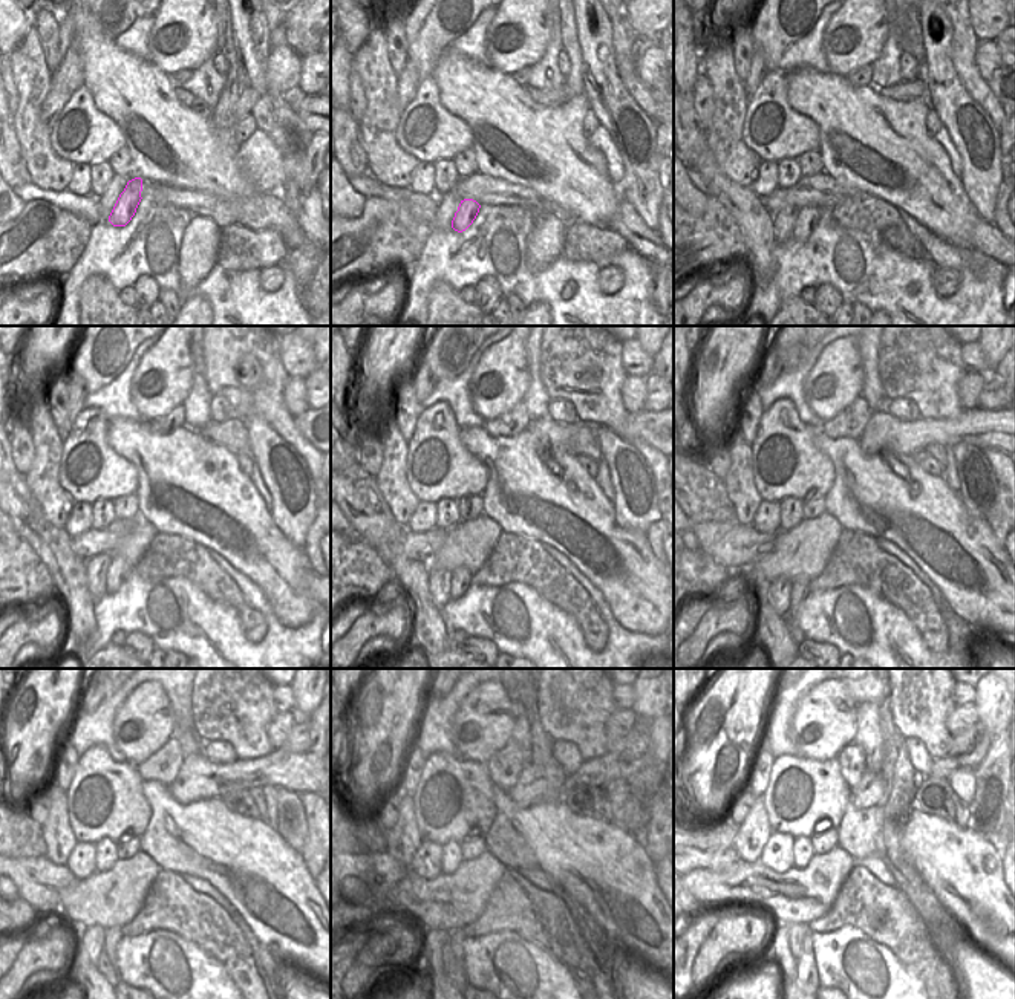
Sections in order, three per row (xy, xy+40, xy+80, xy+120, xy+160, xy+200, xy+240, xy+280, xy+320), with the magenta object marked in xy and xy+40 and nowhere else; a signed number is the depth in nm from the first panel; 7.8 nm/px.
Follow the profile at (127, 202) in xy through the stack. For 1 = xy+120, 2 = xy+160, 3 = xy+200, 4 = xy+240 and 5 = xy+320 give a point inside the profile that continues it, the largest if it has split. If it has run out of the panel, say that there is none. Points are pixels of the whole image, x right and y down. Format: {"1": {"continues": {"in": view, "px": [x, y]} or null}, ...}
{"1": {"continues": {"in": "xy+120", "px": [120, 569]}}, "2": {"continues": {"in": "xy+160", "px": [461, 577]}}, "3": {"continues": {"in": "xy+200", "px": [801, 586]}}, "4": {"continues": {"in": "xy+240", "px": [114, 935]}}, "5": {"continues": {"in": "xy+320", "px": [807, 979]}}}

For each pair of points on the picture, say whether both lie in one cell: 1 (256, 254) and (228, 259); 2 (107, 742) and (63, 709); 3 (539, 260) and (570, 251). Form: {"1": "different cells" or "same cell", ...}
{"1": "same cell", "2": "different cells", "3": "different cells"}

